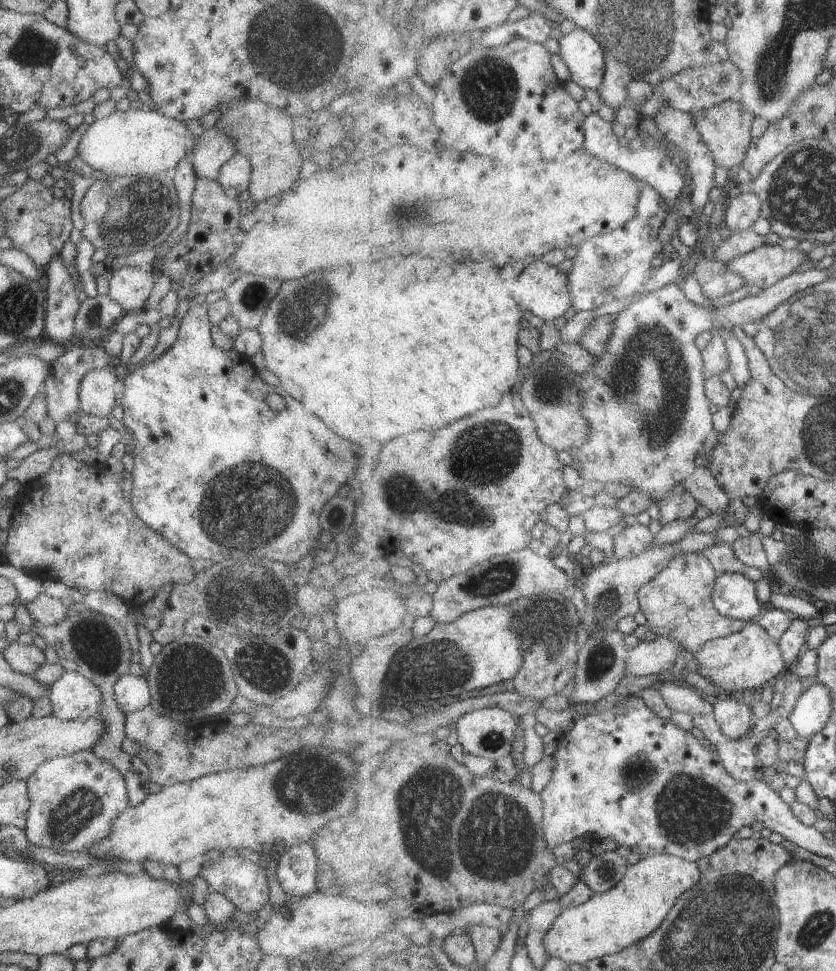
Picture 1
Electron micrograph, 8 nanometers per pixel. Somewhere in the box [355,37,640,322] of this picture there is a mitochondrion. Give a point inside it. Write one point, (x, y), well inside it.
(489, 87)

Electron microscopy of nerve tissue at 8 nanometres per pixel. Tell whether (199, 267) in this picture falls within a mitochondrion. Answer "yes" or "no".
no

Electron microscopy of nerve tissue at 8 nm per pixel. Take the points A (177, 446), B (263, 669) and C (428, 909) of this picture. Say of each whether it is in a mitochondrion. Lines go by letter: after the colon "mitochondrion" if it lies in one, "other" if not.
A: other
B: mitochondrion
C: other

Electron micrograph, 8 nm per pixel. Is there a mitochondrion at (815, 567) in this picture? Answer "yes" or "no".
yes

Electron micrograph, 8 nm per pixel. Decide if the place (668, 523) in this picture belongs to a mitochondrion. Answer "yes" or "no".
no

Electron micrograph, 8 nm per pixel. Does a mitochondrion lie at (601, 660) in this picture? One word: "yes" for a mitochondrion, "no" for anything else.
yes

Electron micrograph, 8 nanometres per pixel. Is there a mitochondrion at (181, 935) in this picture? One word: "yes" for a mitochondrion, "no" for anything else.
no

